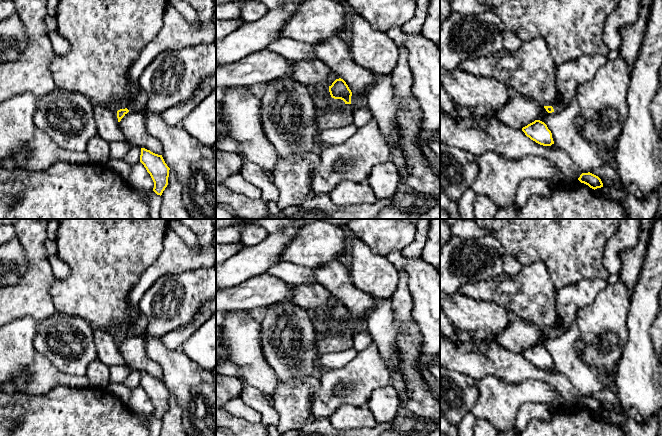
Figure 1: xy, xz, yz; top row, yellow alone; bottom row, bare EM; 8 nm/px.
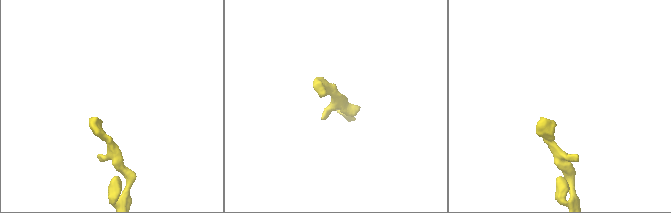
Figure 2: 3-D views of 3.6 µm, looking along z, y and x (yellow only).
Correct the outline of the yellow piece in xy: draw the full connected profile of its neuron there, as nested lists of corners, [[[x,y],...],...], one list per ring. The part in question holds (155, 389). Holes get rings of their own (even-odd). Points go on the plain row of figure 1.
[[[141,372],[140,386],[144,389],[154,406],[153,415],[157,419],[161,420],[168,409],[170,394],[162,379],[155,378],[145,372]]]

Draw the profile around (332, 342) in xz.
[[[328,333],[318,335],[317,350],[324,355],[328,352],[341,352],[353,347],[353,334],[351,333]]]

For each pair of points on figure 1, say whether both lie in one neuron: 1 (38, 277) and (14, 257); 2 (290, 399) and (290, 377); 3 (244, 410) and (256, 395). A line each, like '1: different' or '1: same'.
1: different
2: different
3: different

